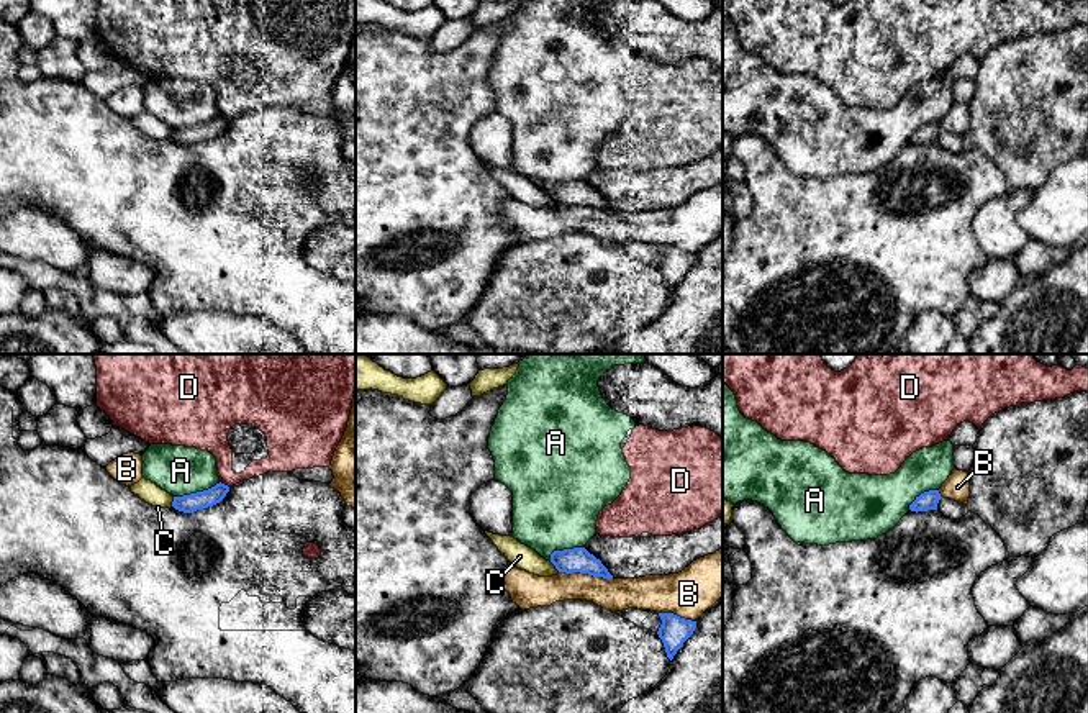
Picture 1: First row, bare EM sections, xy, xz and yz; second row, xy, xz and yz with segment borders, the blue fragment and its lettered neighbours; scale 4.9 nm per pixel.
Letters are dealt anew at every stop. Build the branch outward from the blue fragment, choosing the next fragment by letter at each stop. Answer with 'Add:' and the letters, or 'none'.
Add: none

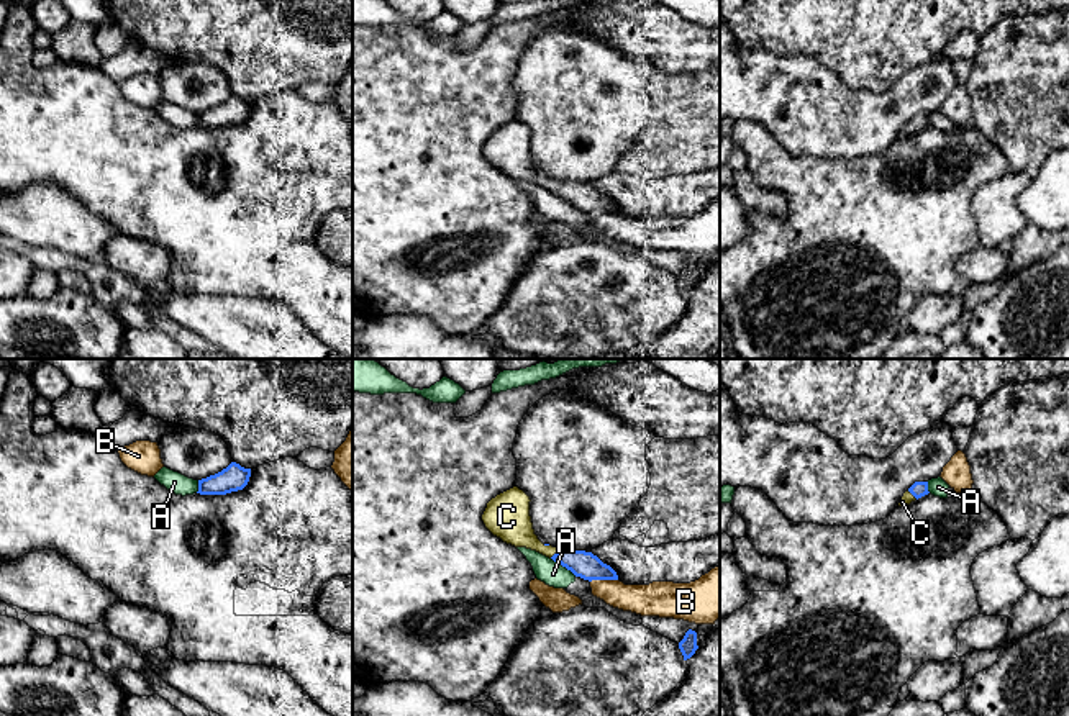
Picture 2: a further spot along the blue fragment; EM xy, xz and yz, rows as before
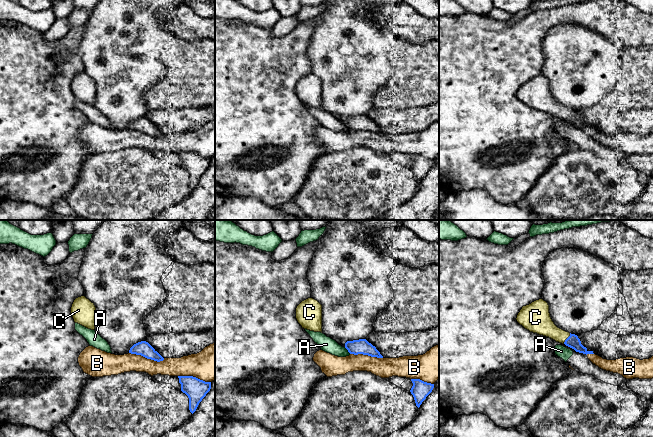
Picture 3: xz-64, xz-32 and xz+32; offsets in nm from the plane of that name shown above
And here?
Add: C

